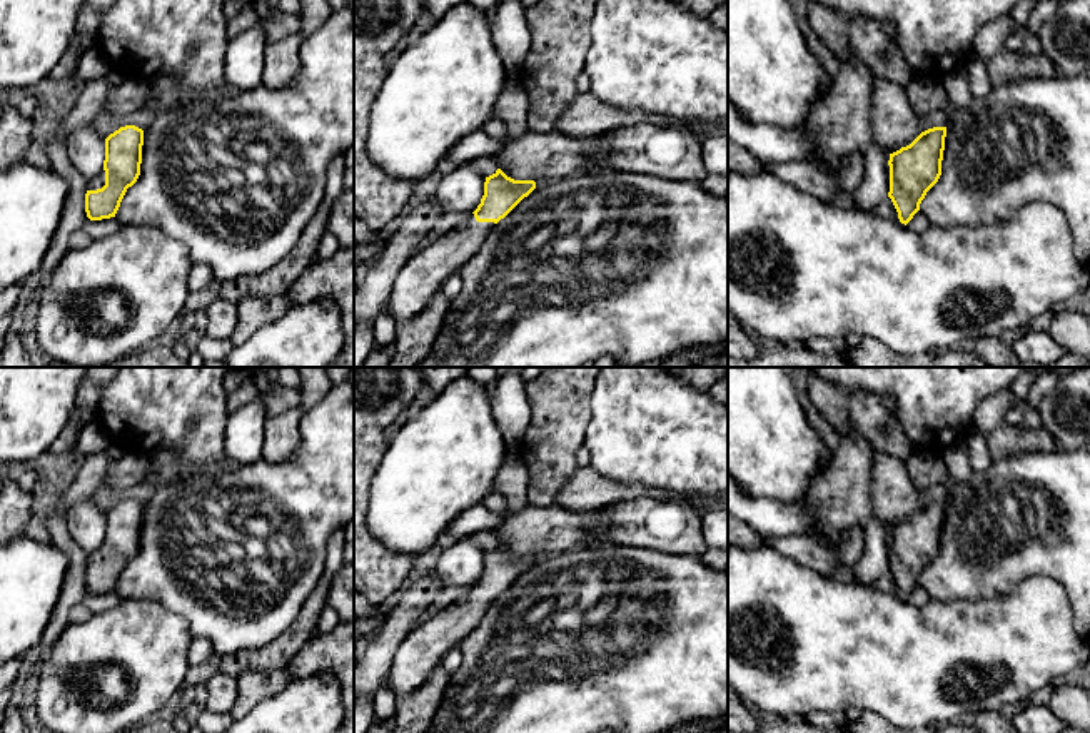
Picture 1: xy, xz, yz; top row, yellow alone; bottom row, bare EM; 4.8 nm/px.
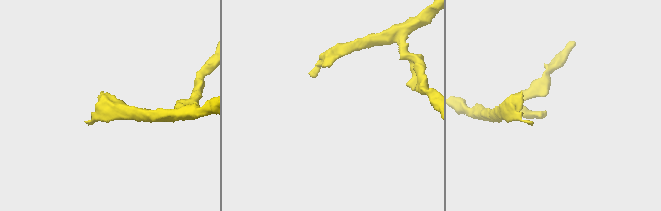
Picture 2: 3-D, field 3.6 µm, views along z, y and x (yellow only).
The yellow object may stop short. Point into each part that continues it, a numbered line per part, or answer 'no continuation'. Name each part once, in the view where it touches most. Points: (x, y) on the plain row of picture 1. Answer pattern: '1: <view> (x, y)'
1: xy (99, 555)
2: xz (421, 652)

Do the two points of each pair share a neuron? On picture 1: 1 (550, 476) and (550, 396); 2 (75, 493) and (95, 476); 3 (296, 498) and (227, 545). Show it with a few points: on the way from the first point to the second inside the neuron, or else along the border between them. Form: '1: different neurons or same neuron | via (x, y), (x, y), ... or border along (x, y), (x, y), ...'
1: same neuron | via (550, 456), (550, 416)
2: same neuron | via (80, 488), (90, 478)
3: same neuron | via (274, 498), (256, 498), (231, 523)

